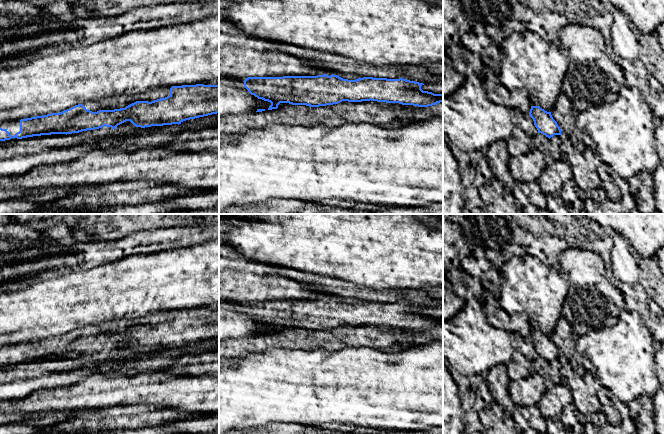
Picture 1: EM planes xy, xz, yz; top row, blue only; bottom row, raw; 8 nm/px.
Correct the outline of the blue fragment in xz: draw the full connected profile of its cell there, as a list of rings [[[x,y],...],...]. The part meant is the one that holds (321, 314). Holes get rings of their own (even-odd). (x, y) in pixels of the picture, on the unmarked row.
[[[324,298],[317,300],[248,301],[243,306],[244,311],[251,319],[271,327],[268,334],[277,333],[280,327],[319,331],[338,328],[342,325],[362,326],[371,324],[428,331],[443,326],[443,318],[423,315],[421,313],[421,310],[424,309],[423,307],[403,302],[363,301],[356,304],[348,304],[337,299],[332,298],[328,300]]]

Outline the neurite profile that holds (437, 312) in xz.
[[[443,306],[441,307],[426,307],[421,310],[423,315],[432,316],[434,318],[443,318]]]

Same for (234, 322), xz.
[[[219,299],[219,341],[268,334],[270,326],[251,319],[236,301]]]

